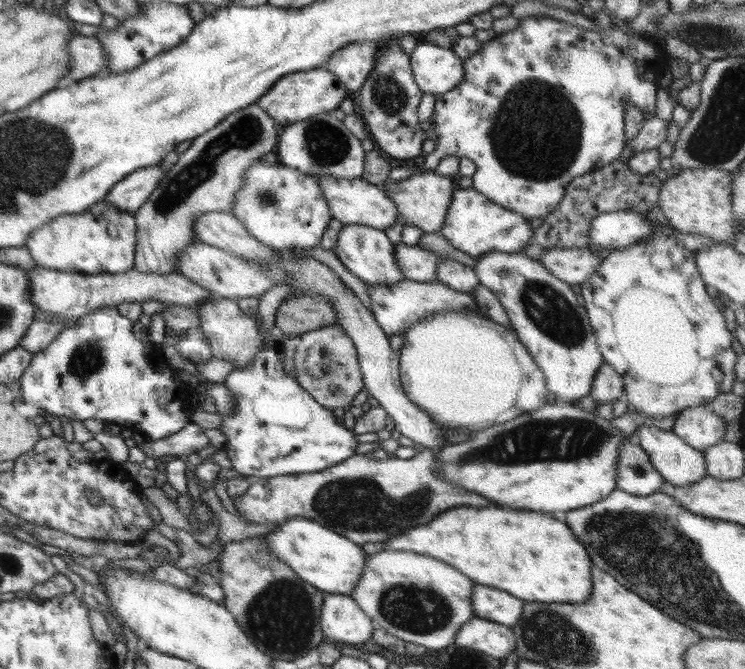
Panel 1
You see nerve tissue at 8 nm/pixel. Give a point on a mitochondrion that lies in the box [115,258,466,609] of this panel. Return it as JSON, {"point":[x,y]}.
{"point":[361,503]}

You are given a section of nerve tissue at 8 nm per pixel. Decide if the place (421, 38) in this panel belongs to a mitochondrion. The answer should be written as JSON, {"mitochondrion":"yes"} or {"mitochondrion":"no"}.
{"mitochondrion":"no"}

